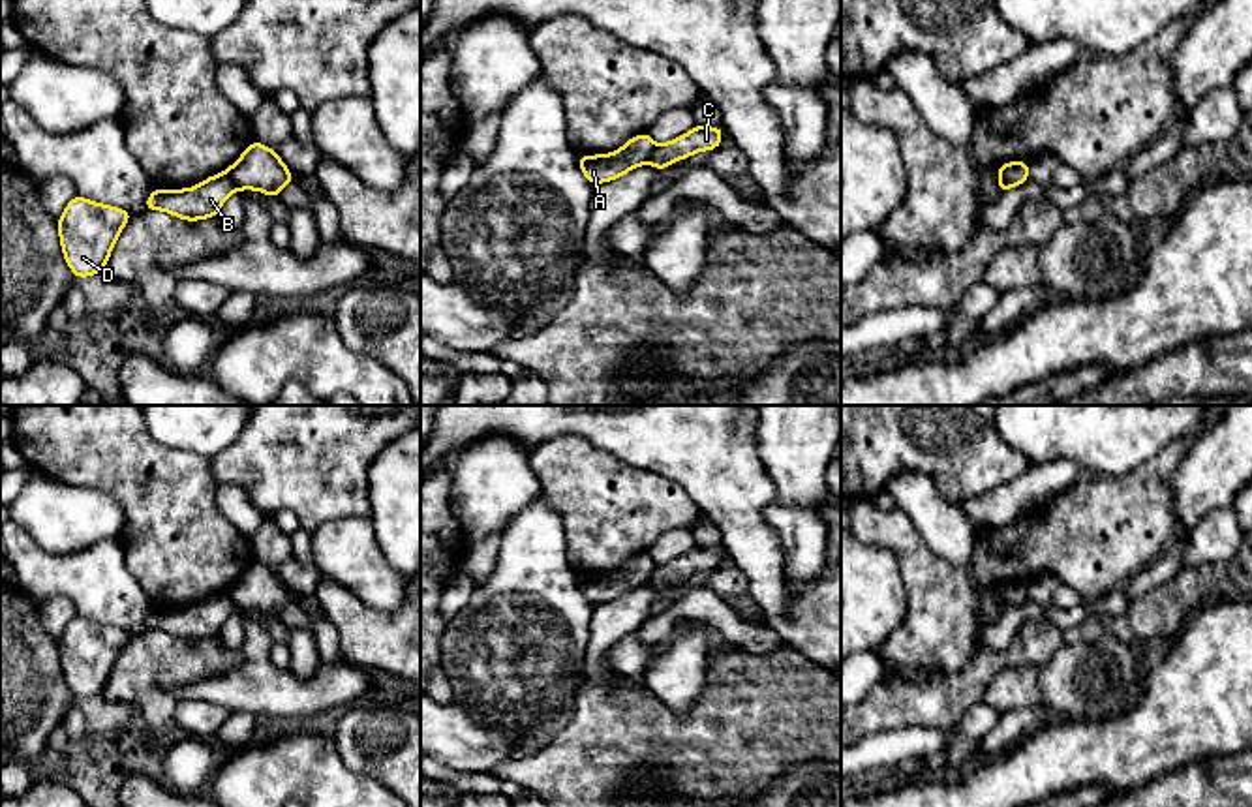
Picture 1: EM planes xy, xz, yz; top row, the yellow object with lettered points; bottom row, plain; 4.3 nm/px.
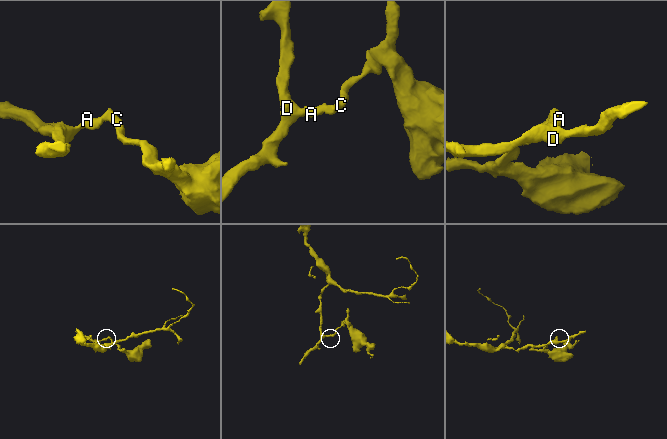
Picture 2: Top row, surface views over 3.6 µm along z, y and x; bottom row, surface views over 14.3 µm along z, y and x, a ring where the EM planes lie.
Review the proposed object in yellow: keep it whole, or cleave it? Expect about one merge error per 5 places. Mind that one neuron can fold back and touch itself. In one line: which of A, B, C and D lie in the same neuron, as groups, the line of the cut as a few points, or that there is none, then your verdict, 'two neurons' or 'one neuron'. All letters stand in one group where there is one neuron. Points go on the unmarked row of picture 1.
A B D / C; cut in xy along (226, 592), (237, 609); two neurons

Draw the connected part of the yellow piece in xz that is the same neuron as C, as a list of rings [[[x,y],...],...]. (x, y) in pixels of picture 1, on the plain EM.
[[[696,544],[685,556],[679,556],[678,559],[664,563],[664,565],[655,565],[655,571],[649,576],[649,584],[657,591],[663,591],[670,584],[689,578],[696,572],[715,571],[721,565],[723,554],[725,554],[723,546],[721,548],[708,548],[708,546]]]

